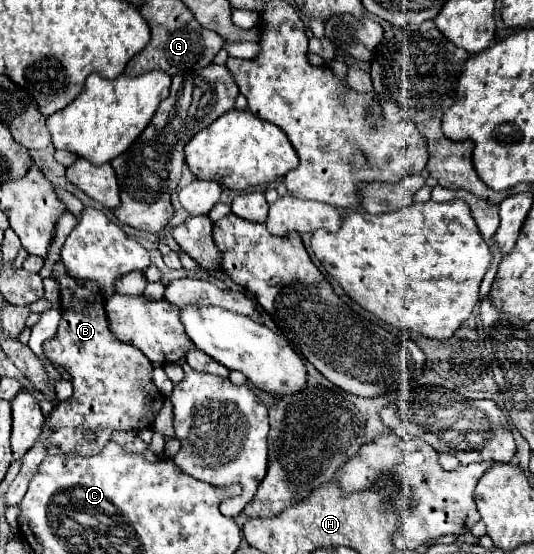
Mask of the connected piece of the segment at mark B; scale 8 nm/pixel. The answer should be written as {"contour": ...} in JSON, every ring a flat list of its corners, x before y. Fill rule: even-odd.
{"contour":[[62,262,54,264,52,278,60,284,62,320,54,338,44,342,44,354,50,362,62,366,72,376,74,394,46,420,50,426,50,454,80,454,94,456,112,440,116,430,138,434,148,430,164,404,164,396,152,382,152,364,134,346,118,342,110,330,104,312,104,294,96,282,74,280],[92,430,98,440,88,442,84,432]]}

